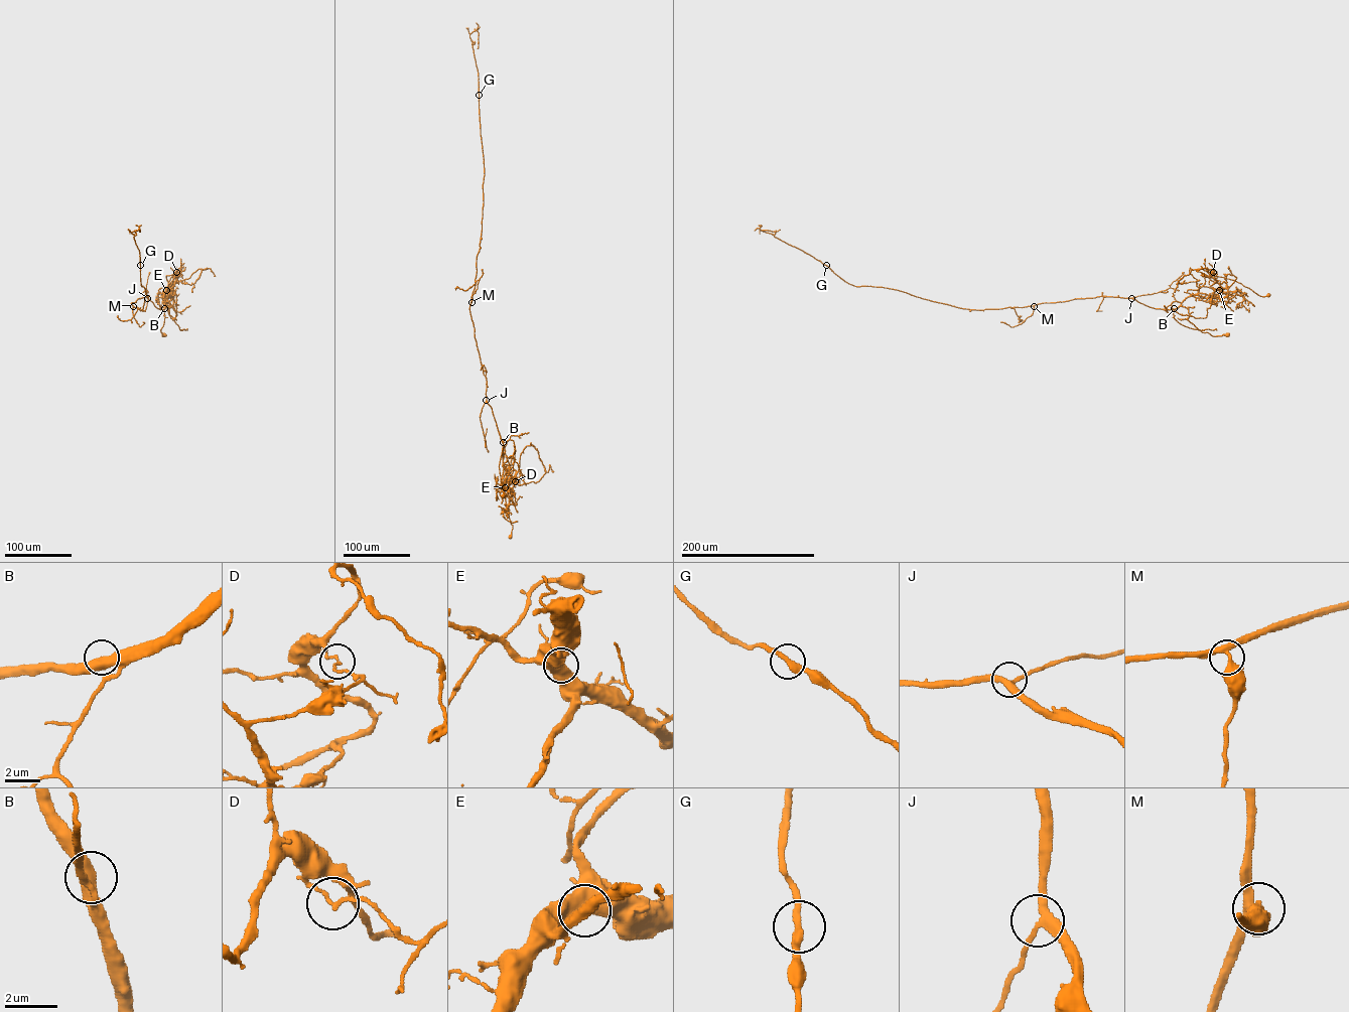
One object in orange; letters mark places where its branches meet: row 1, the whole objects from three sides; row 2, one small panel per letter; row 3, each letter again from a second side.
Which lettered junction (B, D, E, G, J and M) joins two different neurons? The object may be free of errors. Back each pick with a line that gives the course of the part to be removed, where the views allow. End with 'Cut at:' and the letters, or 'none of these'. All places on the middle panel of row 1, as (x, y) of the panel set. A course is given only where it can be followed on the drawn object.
D: Course of the part to remove: (515, 481), (519, 478), (514, 485), (535, 483), (545, 472), (538, 451), (531, 444), (521, 453), (519, 468)
Cut at: D

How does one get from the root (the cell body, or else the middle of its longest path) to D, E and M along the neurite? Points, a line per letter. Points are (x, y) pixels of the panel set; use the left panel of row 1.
D: (164, 334), (160, 330), (164, 317), (163, 297), (170, 278), (176, 272)
E: (164, 334), (160, 329), (164, 317), (166, 290)
M: (164, 334), (160, 330), (163, 309), (157, 308), (145, 296), (131, 303), (133, 306)

